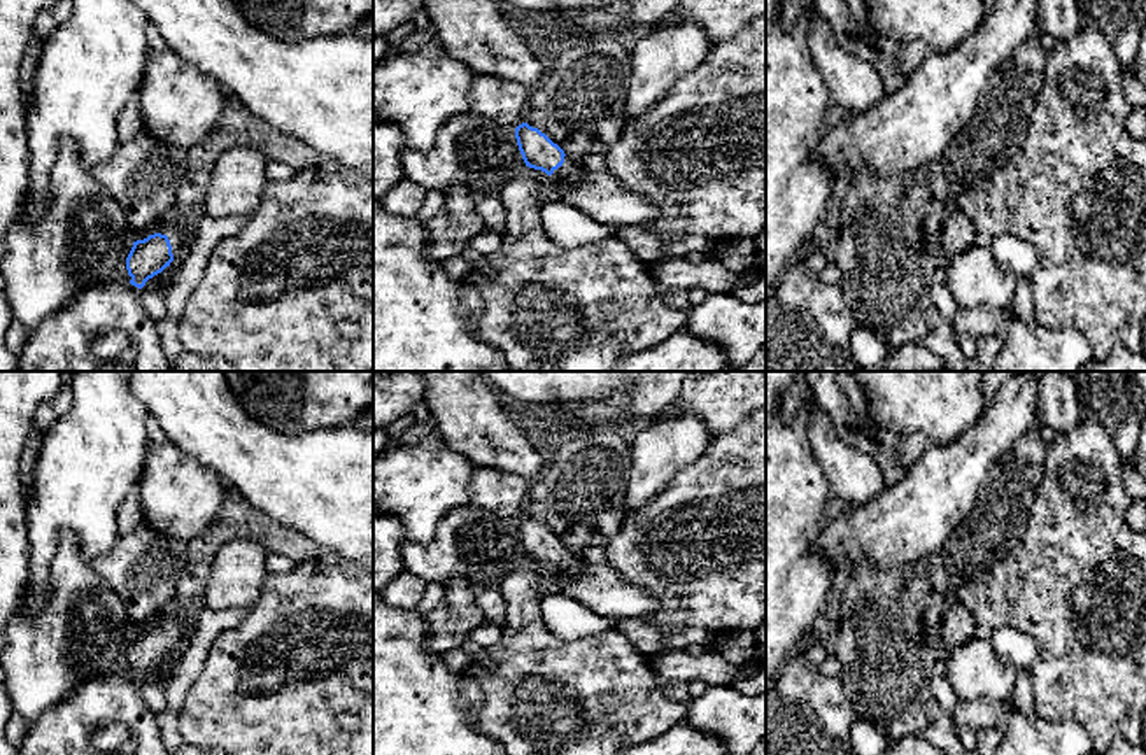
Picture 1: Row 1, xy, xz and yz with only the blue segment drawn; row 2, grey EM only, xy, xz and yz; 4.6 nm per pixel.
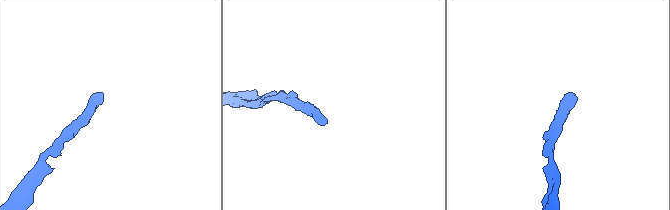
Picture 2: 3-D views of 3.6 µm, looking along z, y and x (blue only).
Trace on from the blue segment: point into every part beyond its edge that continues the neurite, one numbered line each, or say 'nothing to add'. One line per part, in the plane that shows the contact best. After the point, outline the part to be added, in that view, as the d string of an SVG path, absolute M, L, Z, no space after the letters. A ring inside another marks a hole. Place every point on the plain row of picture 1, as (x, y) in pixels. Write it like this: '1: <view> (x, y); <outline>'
1: xy (179, 626); M168 611L158 625L166 627L172 638L173 652L184 643L195 627L195 618L179 611Z

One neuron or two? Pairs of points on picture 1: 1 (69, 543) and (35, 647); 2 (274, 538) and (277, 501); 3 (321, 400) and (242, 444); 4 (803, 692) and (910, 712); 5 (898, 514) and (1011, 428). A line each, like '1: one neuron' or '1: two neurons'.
1: one neuron
2: two neurons
3: two neurons
4: two neurons
5: one neuron

